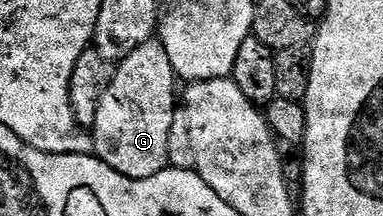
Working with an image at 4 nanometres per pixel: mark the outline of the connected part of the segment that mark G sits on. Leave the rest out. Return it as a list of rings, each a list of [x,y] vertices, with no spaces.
[[[152,40],[141,44],[141,48],[129,52],[129,56],[115,66],[113,80],[109,84],[105,96],[101,96],[97,120],[93,127],[94,157],[109,164],[109,168],[121,172],[121,176],[137,180],[157,176],[157,172],[168,169],[169,132],[173,128],[173,122],[177,119],[175,85],[177,85],[175,69],[173,64],[169,64],[169,52],[165,52],[162,42]]]

